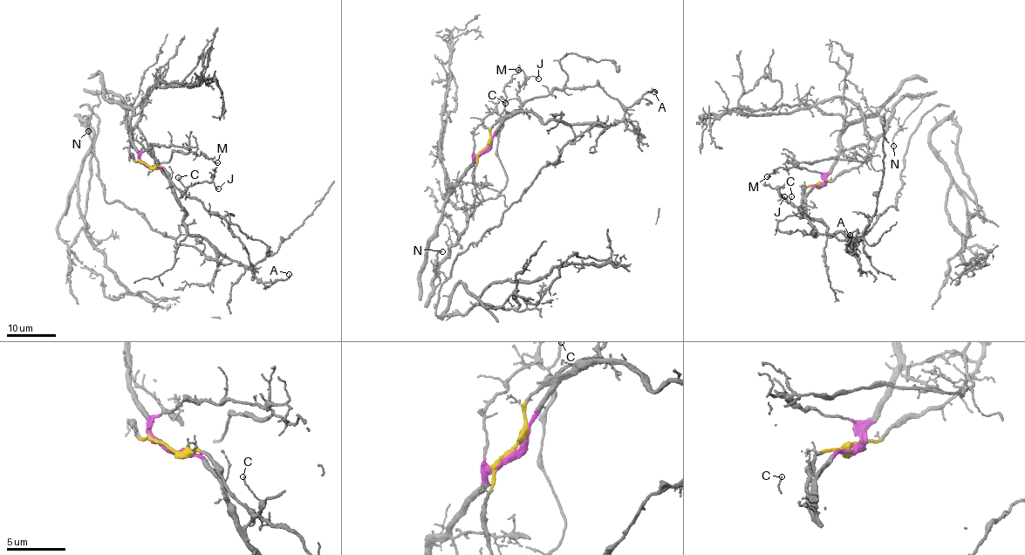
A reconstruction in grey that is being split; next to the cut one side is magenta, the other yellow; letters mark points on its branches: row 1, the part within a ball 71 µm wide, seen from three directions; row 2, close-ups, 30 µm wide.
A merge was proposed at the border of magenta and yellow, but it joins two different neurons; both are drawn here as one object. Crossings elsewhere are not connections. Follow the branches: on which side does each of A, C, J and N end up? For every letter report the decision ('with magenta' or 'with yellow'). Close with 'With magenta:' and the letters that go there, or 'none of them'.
A: with magenta
C: with magenta
J: with magenta
N: with yellow
With magenta: A, C, J

